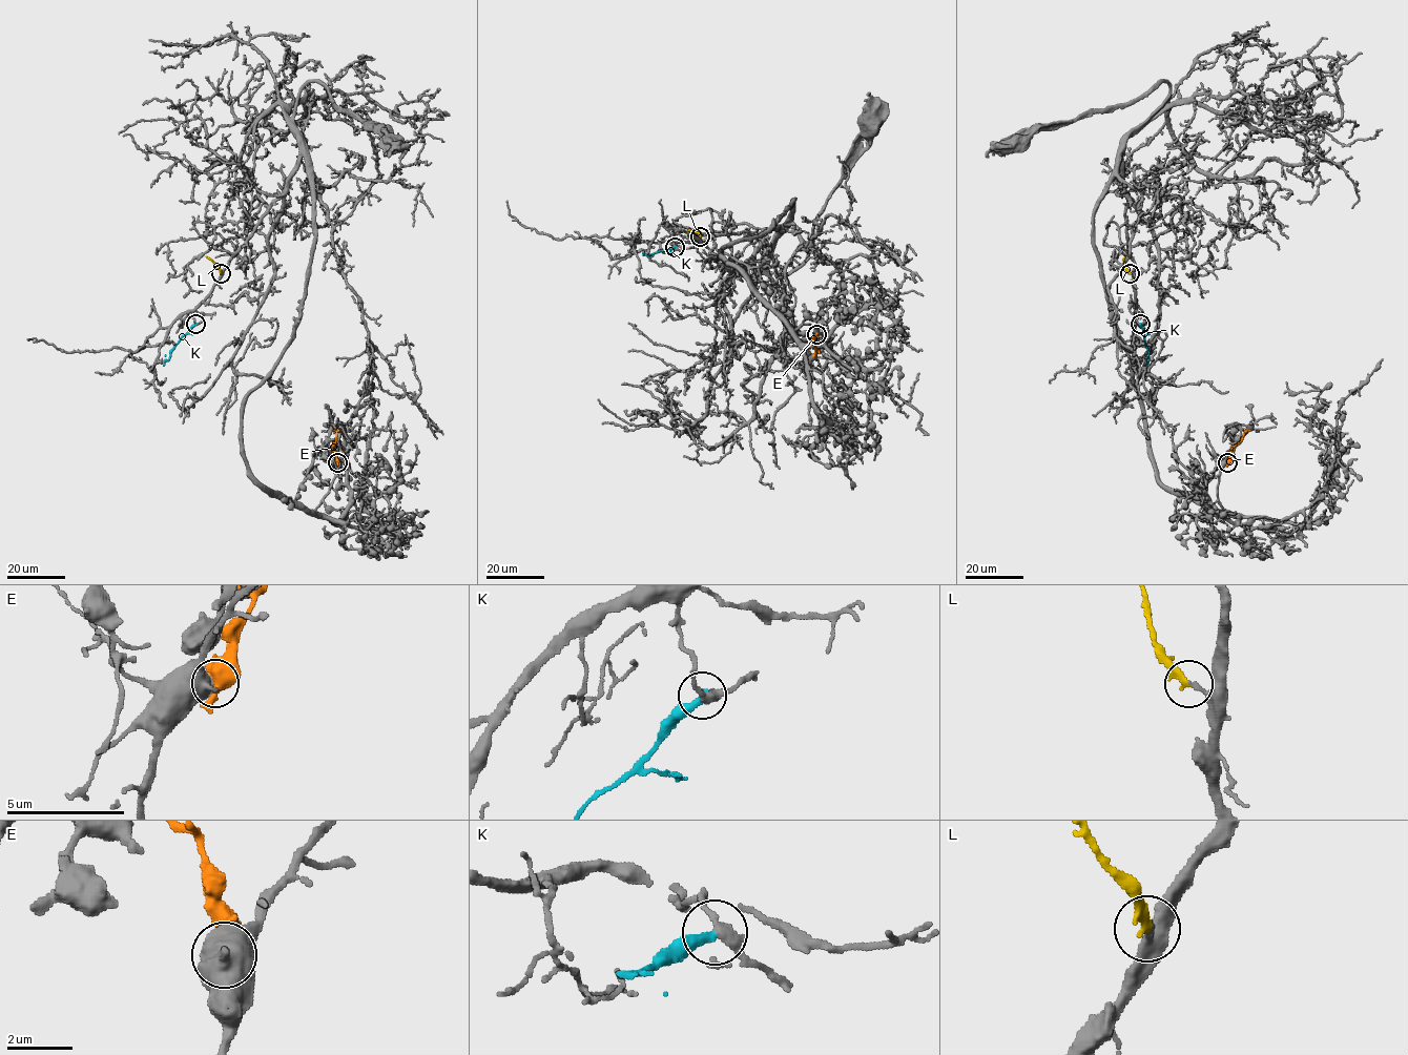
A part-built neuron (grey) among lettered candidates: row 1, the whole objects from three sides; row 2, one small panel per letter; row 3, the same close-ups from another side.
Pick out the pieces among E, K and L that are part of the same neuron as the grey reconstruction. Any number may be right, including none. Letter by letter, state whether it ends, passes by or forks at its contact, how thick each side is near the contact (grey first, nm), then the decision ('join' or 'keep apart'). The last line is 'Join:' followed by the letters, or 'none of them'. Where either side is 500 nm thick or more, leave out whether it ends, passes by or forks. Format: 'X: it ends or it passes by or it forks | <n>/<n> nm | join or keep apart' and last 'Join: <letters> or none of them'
E: 750/750 nm | keep apart
K: it ends | 320/320 nm | keep apart
L: it ends | 180/320 nm | join
Join: L

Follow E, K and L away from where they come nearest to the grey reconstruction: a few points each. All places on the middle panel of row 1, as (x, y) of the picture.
E: (816, 334), (811, 340), (815, 352), (820, 353)
K: (675, 247), (648, 255), (642, 252)
L: (700, 236), (690, 230), (685, 232)

